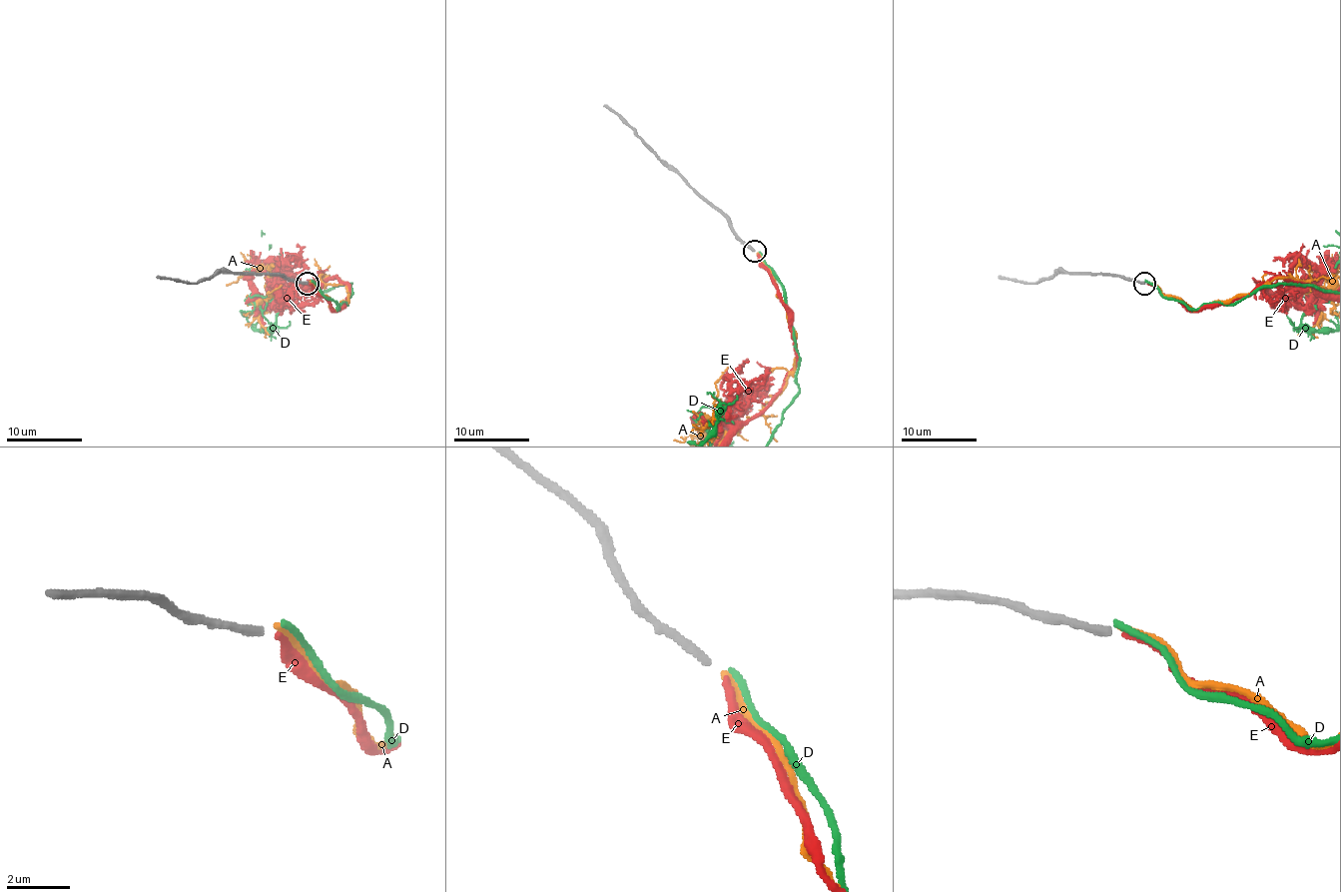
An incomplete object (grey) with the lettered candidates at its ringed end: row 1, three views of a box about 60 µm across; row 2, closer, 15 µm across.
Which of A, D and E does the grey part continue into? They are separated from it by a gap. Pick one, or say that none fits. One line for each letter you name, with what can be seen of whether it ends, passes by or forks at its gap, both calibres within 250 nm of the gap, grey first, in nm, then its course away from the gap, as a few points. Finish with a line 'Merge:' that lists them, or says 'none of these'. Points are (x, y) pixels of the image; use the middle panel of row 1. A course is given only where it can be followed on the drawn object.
E: it ends there; 260 nm thick on the grey side, 240 nm on the other
Merge: E

